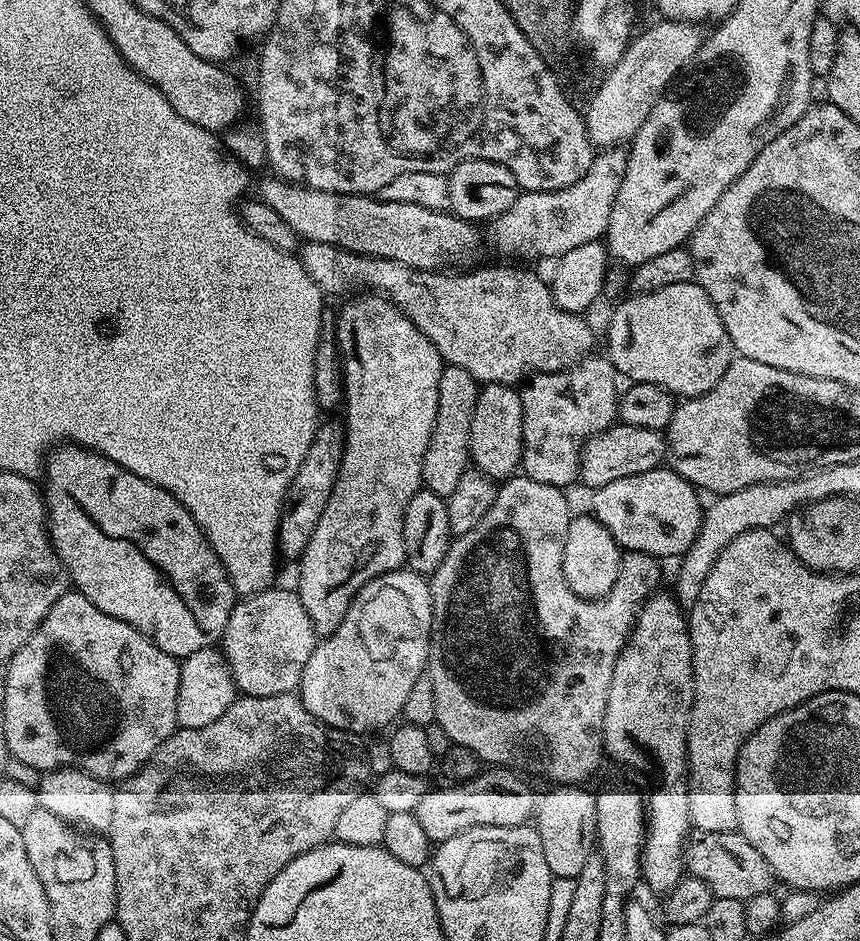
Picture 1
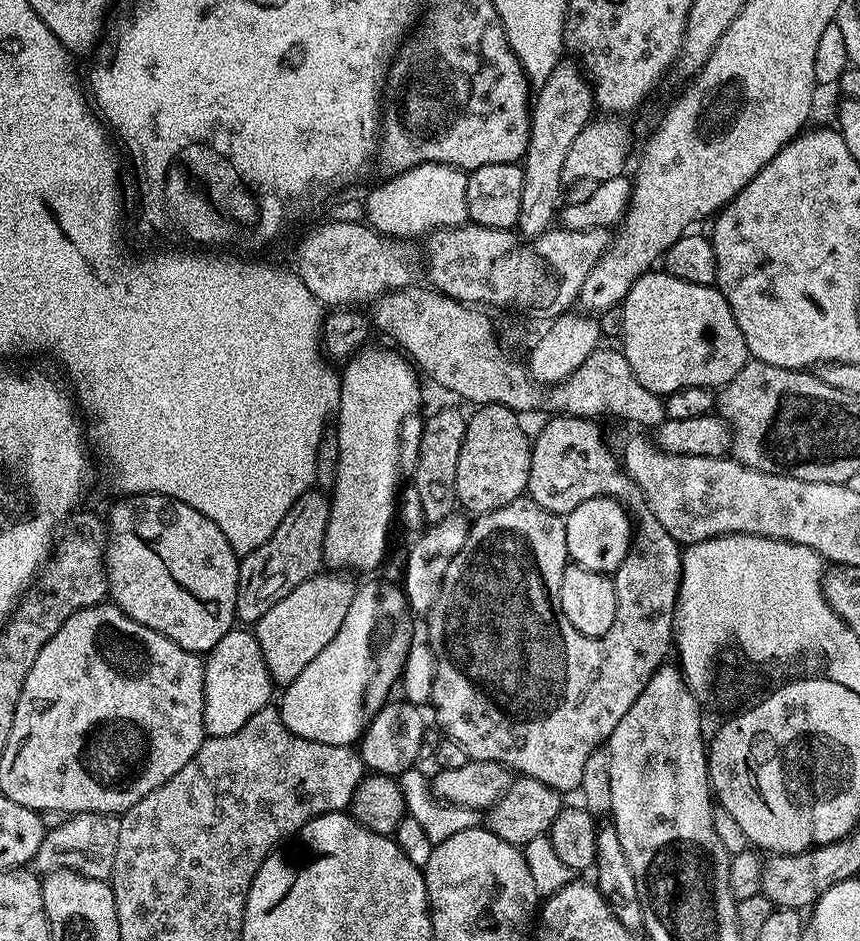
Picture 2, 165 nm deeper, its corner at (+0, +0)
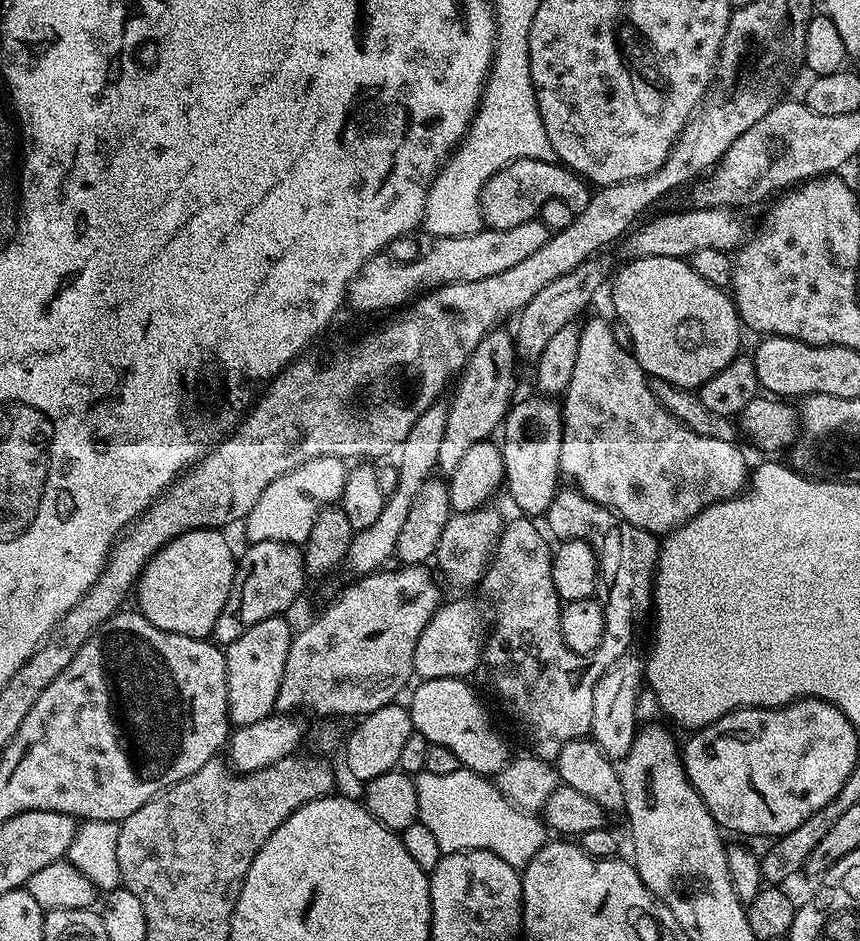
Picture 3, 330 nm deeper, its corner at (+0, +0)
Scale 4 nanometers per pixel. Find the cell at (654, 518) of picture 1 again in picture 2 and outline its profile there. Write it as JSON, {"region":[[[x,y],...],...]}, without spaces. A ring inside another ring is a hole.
{"region":[[[615,496],[590,498],[588,501],[574,506],[574,510],[570,510],[568,515],[564,517],[564,525],[566,526],[564,550],[567,559],[580,568],[605,574],[615,574],[622,566],[622,562],[628,559],[628,550],[632,547],[634,539],[634,520],[628,509]]]}

